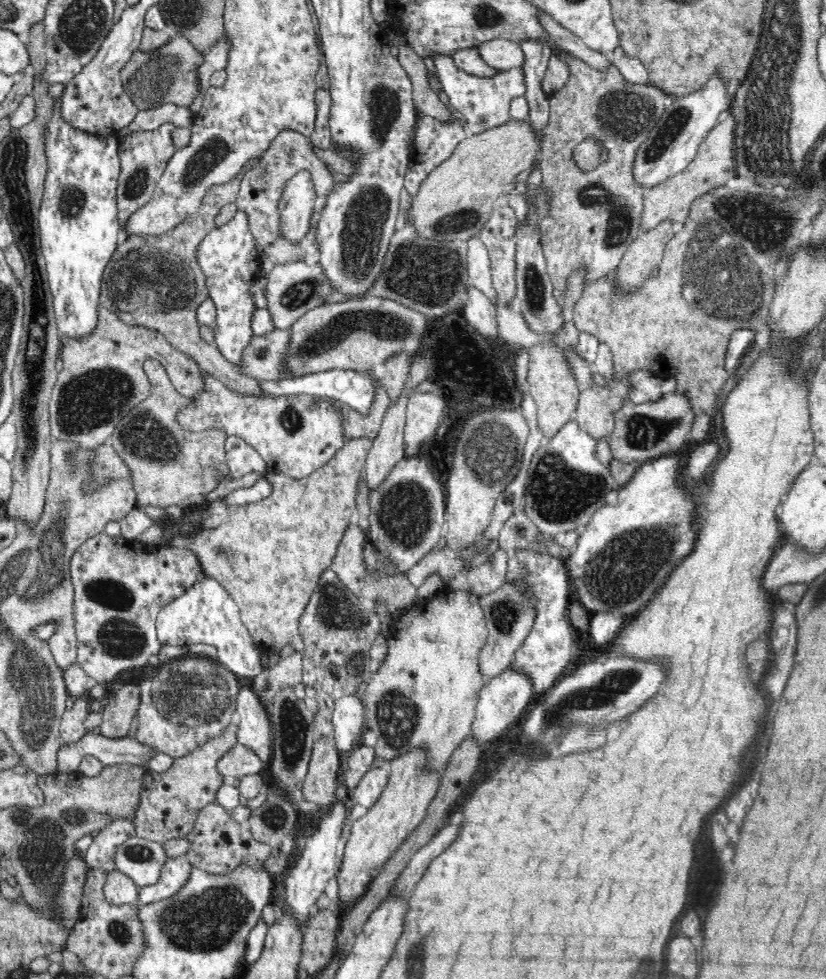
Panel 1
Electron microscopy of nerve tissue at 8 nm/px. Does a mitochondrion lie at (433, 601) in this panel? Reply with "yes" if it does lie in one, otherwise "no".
no

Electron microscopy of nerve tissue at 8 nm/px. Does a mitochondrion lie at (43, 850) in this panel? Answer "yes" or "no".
yes

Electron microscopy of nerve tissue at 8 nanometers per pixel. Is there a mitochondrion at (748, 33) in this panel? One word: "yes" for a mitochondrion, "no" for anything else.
yes

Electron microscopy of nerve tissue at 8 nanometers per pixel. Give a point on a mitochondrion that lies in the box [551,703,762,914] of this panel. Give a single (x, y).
(694, 838)

